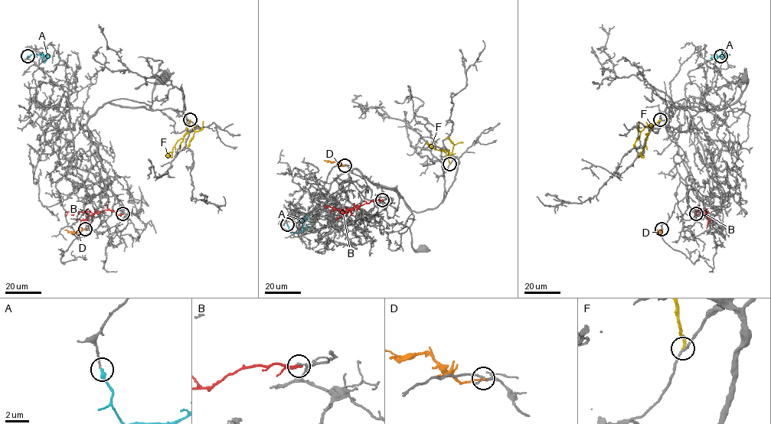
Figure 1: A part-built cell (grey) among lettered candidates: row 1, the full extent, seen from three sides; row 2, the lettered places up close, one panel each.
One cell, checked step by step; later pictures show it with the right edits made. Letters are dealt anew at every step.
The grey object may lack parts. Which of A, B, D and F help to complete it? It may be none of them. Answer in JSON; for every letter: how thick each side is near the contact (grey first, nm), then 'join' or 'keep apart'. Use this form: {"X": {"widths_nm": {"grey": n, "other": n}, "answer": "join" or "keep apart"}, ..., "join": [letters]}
{"A": {"widths_nm": {"grey": 150, "other": 360}, "answer": "join"}, "B": {"widths_nm": {"grey": 70, "other": 280}, "answer": "keep apart"}, "D": {"widths_nm": {"grey": 200, "other": 170}, "answer": "keep apart"}, "F": {"widths_nm": {"grey": 200, "other": 260}, "answer": "keep apart"}, "join": ["A"]}

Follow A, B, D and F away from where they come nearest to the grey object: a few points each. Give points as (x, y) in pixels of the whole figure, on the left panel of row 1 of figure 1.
A: (27, 56), (43, 53), (44, 62), (50, 57)
B: (122, 213), (117, 214), (113, 211), (105, 210), (93, 213), (68, 211), (65, 215)
D: (85, 229), (79, 232), (64, 229)
F: (190, 119), (184, 137), (176, 143), (167, 157)

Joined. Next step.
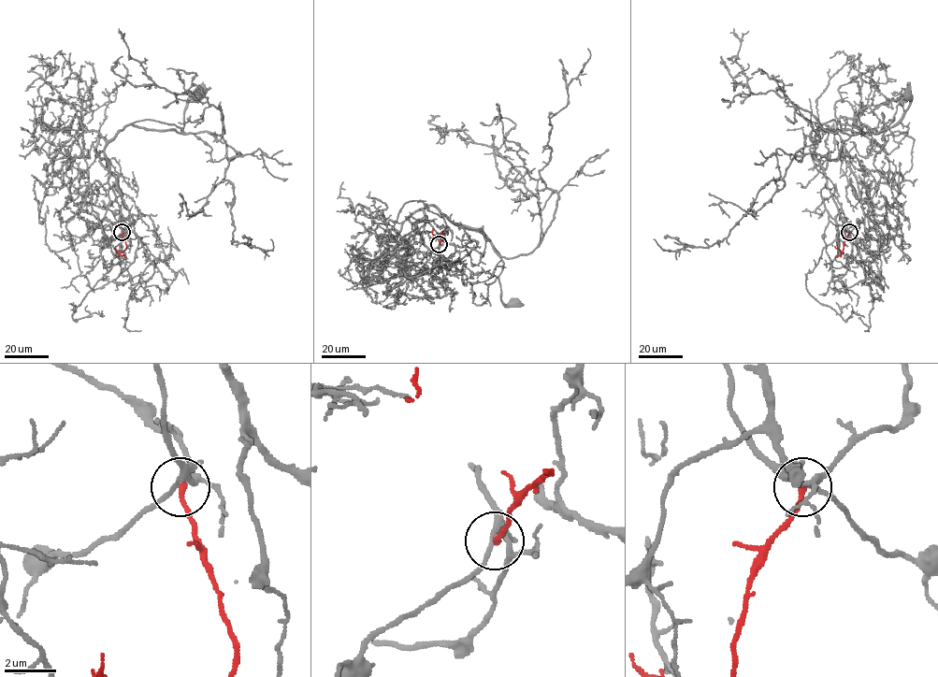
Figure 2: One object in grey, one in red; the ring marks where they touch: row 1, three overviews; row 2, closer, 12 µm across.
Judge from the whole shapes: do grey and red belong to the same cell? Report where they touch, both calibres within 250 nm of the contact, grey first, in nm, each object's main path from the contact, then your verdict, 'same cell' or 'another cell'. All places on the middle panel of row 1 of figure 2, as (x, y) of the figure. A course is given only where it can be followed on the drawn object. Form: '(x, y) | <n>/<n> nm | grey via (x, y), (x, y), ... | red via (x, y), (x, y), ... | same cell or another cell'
(439, 244) | 220/240 nm | grey via (439, 244), (422, 208), (429, 206), (453, 223), (485, 237), (503, 263), (501, 301), (515, 302) | red via (439, 244), (443, 238), (436, 236), (442, 231) | another cell

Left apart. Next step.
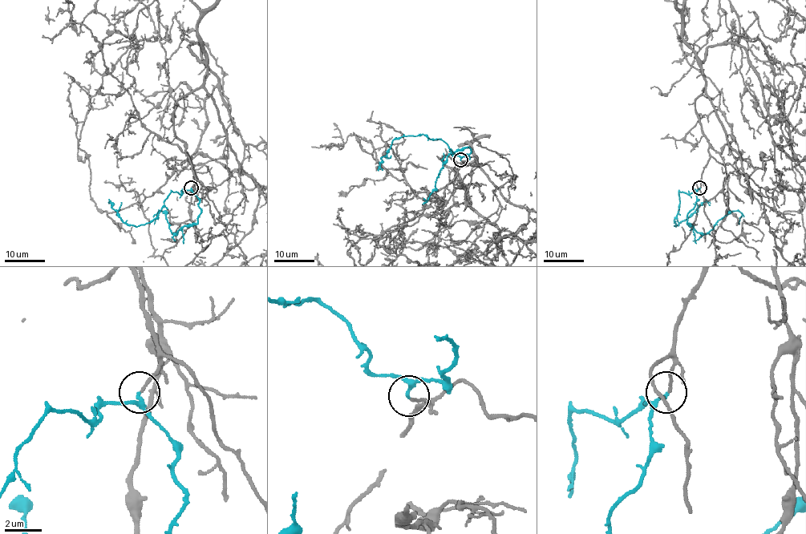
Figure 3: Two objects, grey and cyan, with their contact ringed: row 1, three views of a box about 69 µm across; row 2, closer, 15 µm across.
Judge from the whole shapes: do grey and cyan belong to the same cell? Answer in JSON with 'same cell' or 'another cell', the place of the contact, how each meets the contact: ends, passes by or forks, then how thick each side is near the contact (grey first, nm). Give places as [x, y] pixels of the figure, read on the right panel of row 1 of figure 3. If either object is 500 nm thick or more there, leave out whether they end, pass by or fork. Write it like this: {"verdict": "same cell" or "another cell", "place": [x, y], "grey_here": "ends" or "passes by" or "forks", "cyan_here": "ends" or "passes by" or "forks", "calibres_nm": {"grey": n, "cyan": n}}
{"verdict": "same cell", "place": [699, 188], "grey_here": "ends", "cyan_here": "passes by", "calibres_nm": {"grey": 150, "cyan": 140}}

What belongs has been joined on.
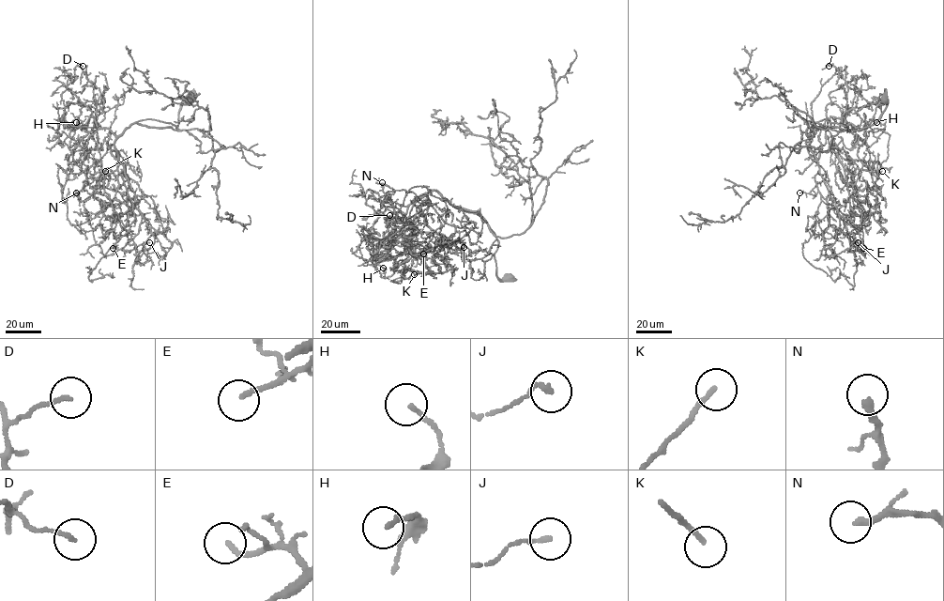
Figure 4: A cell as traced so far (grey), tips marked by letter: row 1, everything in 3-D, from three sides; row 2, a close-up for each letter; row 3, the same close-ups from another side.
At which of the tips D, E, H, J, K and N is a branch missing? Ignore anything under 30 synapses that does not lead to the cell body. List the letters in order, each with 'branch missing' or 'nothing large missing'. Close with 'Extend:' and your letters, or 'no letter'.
D: nothing large missing
E: branch missing
H: nothing large missing
J: nothing large missing
K: branch missing
N: branch missing
Extend: E, K, N

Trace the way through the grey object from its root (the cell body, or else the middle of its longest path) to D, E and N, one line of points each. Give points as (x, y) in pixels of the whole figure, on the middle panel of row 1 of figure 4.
D: (509, 277), (496, 276), (498, 240), (485, 221), (438, 192), (407, 207), (409, 236), (393, 231), (389, 215)
E: (509, 277), (496, 276), (498, 240), (485, 221), (436, 191), (425, 193), (429, 205), (455, 232), (423, 254)
N: (509, 277), (496, 276), (498, 240), (482, 218), (436, 191), (400, 218), (382, 182)

